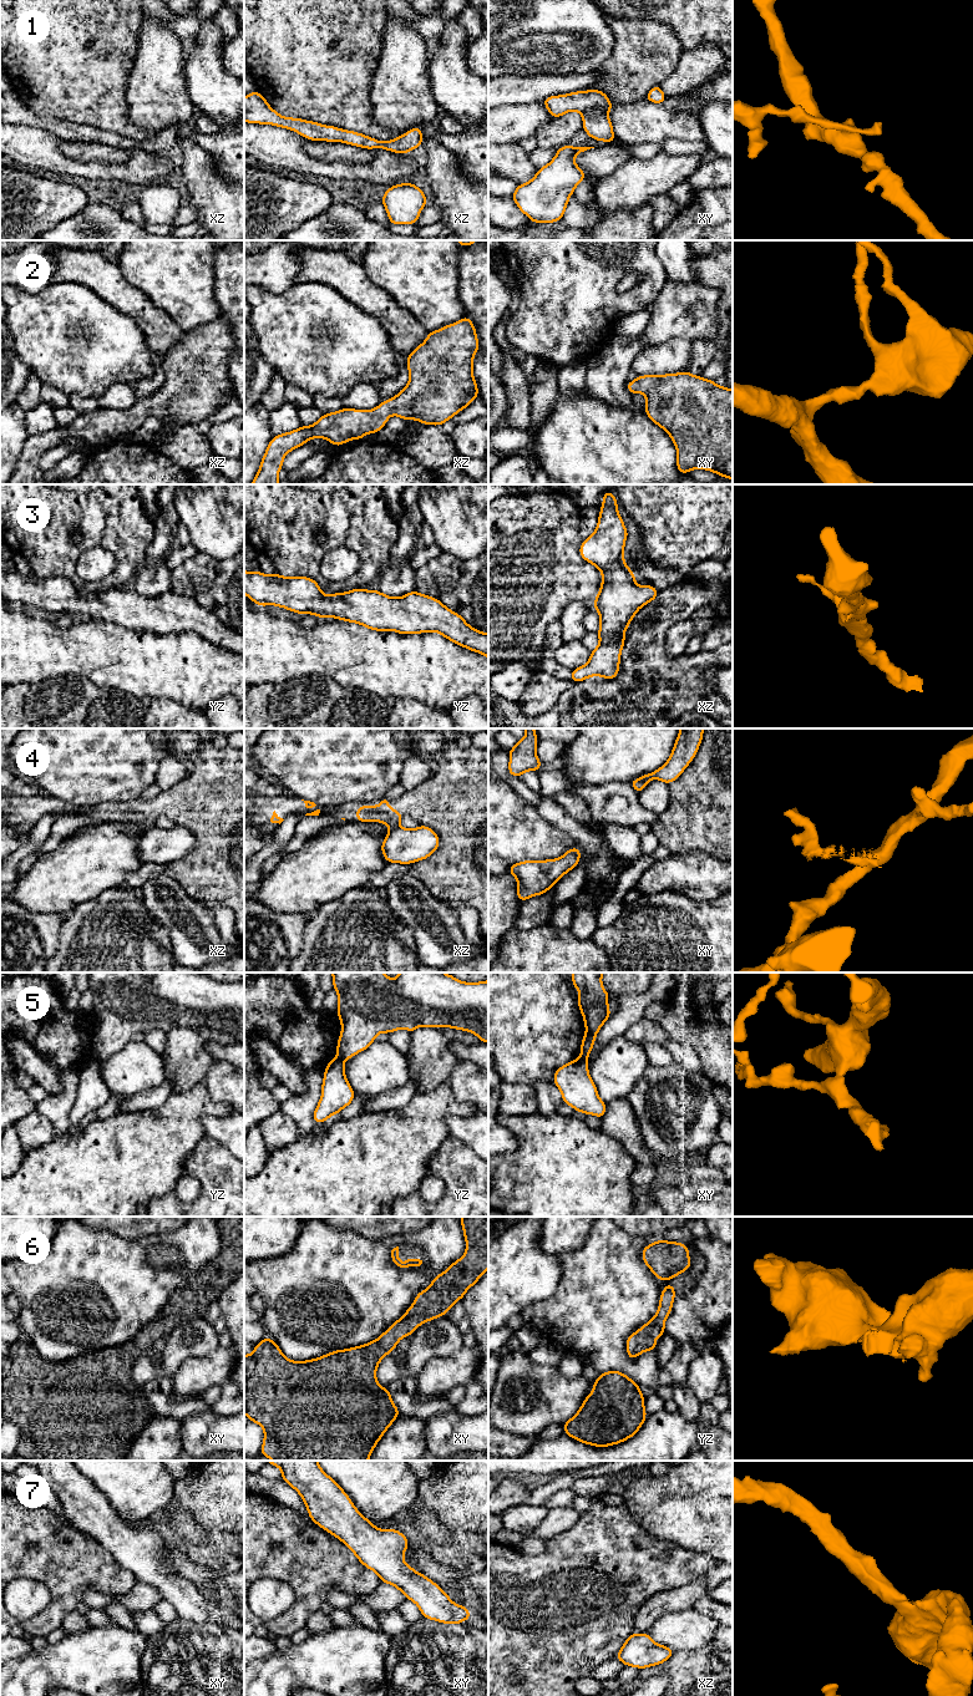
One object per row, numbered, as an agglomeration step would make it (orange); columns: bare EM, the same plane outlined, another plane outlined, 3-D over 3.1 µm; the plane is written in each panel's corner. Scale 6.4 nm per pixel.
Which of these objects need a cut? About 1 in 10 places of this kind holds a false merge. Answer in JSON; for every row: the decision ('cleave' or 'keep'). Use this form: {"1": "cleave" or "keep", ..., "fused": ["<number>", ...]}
{"1": "keep", "2": "keep", "3": "keep", "4": "cleave", "5": "cleave", "6": "keep", "7": "keep", "fused": ["4", "5"]}

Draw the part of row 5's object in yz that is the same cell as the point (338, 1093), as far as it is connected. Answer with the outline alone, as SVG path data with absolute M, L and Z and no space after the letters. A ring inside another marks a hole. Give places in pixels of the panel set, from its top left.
M335 1057L326 1065L321 1093L323 1096L313 1113L315 1123L323 1123L329 1117L340 1113L355 1098L354 1090L345 1077L343 1058Z

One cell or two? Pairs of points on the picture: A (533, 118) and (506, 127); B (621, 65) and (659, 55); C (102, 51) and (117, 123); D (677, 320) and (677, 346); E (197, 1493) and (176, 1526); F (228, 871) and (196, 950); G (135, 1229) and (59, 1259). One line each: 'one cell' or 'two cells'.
A: one cell
B: one cell
C: one cell
D: two cells
E: two cells
F: two cells
G: two cells

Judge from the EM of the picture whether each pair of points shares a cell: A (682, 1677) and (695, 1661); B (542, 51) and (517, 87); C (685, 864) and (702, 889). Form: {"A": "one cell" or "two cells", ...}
{"A": "one cell", "B": "two cells", "C": "one cell"}

